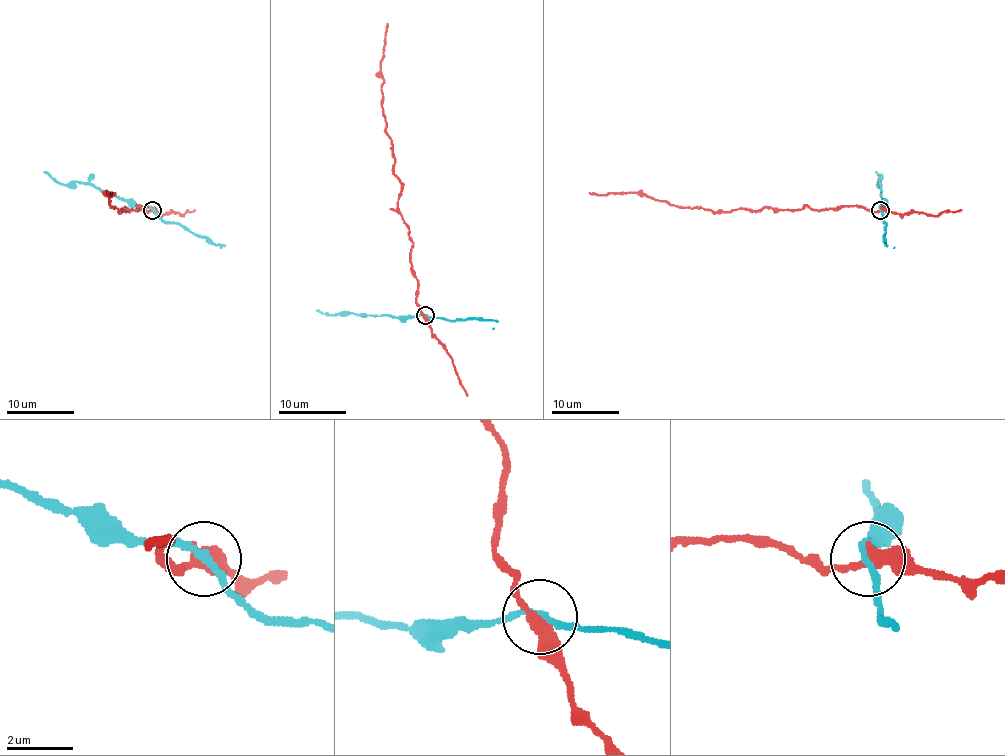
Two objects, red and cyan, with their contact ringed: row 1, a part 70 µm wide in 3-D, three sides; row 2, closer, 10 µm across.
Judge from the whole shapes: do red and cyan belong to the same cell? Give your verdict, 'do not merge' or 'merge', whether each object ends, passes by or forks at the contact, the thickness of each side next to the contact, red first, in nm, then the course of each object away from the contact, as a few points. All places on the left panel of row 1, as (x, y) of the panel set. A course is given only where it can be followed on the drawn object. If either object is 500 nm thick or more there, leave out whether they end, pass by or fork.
do not merge | red passes by | cyan passes by | 400/190 nm | red via (152, 209), (138, 211), (138, 206), (120, 212), (108, 199), (108, 192), (115, 192) | cyan via (152, 209), (130, 206), (89, 184), (59, 184), (43, 172)

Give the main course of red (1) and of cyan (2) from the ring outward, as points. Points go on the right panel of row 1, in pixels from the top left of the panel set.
1: (881, 209), (845, 206), (813, 211), (805, 206), (711, 212), (667, 204), (637, 192), (589, 192)
2: (881, 209), (883, 201), (876, 172)

